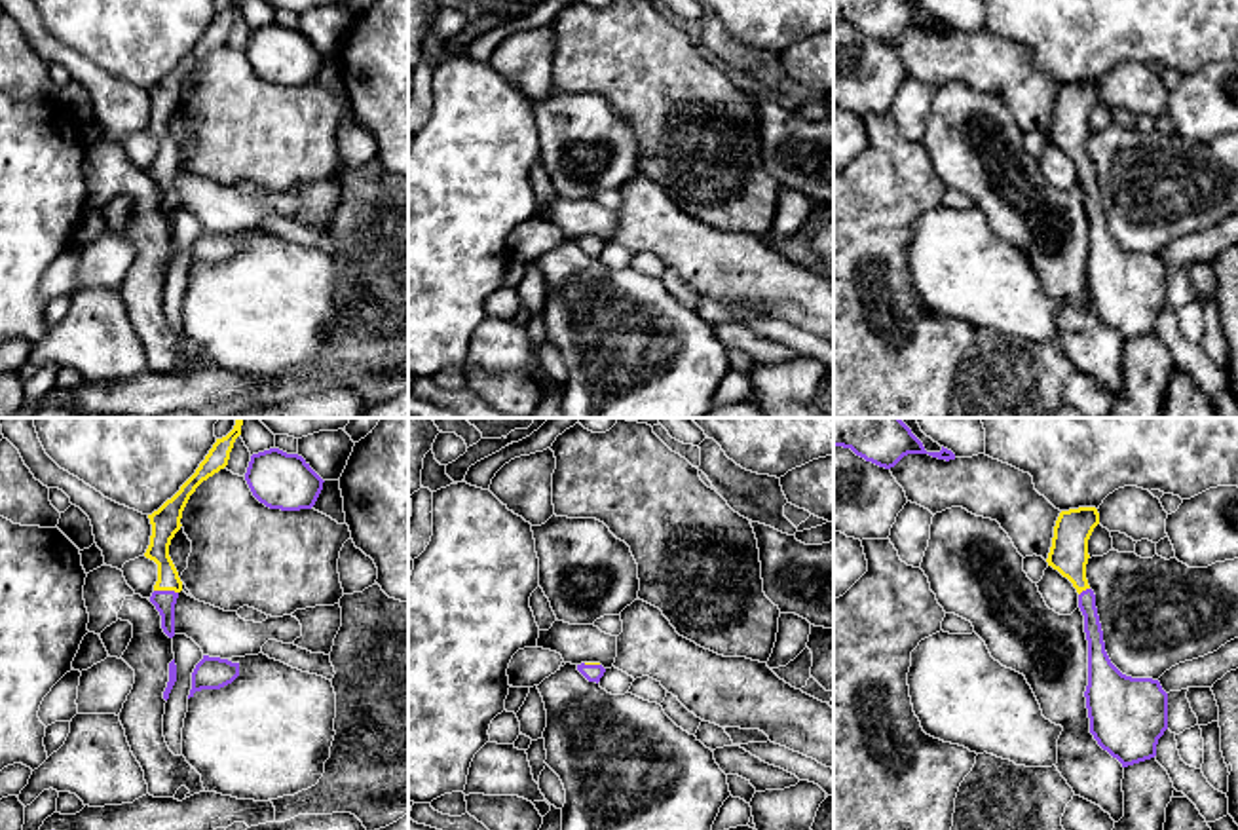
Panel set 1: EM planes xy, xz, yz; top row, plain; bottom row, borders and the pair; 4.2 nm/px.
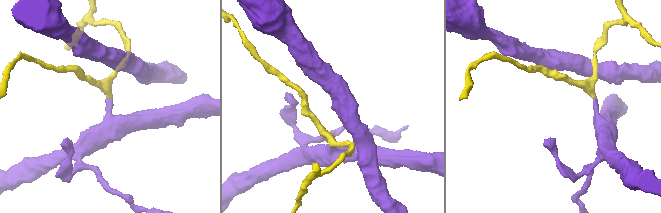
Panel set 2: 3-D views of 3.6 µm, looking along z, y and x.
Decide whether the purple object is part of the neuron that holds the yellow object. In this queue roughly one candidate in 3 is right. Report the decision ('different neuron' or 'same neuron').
same neuron

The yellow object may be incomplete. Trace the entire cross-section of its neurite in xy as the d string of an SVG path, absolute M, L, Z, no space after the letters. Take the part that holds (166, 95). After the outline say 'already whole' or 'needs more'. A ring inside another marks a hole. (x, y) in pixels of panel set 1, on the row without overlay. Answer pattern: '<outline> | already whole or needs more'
M234 0L234 4L226 11L216 13L205 34L199 38L196 47L180 61L180 65L158 85L148 89L152 99L152 110L144 131L158 139L158 156L154 160L150 177L159 186L161 203L169 213L175 211L175 179L178 167L182 165L182 156L169 131L171 114L182 101L180 93L190 70L203 55L228 40L230 27L239 9L241 0Z | needs more

